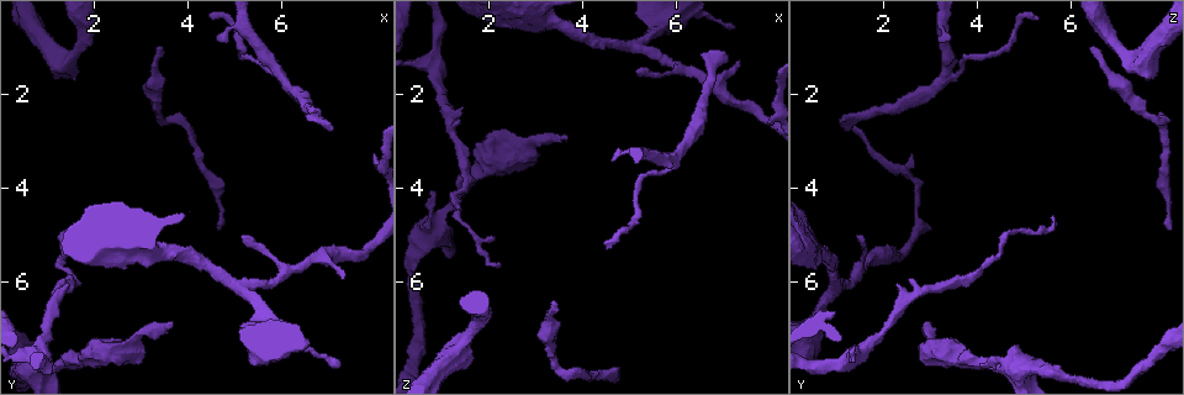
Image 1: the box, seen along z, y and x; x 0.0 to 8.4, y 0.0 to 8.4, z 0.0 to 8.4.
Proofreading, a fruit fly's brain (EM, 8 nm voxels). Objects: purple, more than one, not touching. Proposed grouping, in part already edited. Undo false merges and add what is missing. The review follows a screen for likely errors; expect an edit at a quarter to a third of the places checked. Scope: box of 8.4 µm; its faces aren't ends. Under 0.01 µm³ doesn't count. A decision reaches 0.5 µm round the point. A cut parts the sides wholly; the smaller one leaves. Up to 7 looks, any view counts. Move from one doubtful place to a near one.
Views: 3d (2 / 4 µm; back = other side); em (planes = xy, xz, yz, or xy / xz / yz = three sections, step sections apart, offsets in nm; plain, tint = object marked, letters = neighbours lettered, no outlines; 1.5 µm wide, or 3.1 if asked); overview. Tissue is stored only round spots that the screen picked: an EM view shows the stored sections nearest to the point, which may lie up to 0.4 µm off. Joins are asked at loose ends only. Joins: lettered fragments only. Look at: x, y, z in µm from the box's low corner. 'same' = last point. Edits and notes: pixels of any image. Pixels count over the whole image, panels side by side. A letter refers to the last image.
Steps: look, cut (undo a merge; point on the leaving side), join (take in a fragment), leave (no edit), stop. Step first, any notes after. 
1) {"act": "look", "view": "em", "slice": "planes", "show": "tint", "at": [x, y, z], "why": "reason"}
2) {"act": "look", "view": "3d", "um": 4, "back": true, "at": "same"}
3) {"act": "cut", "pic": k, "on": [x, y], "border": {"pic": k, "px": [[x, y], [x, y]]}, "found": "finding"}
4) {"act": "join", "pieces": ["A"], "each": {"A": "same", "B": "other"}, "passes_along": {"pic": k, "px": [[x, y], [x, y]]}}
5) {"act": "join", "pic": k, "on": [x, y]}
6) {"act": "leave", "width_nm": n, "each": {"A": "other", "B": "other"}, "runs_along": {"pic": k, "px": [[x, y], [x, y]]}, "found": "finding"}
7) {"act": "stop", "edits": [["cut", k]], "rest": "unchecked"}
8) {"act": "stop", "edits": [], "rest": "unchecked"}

{"act": "look", "view": "3d", "um": 2, "at": [3.40, 1.05, 6.35], "why": "thin end"}

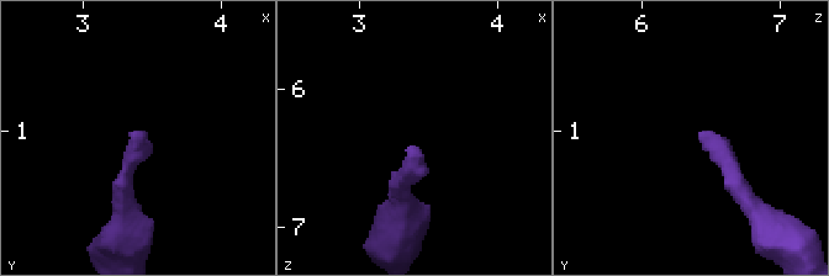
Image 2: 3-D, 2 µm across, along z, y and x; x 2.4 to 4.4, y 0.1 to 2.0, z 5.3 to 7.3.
{"act": "look", "view": "em", "slice": "yz", "step": 8, "show": "tint", "at": [3.42, 1.04, 6.42], "why": "shape alone is not enough"}

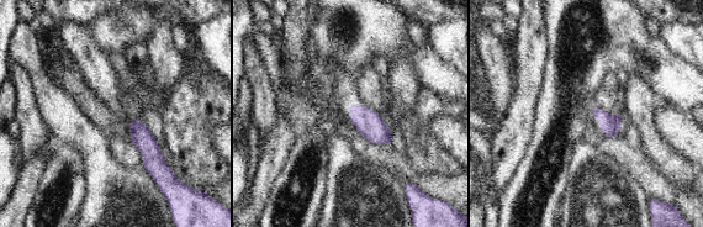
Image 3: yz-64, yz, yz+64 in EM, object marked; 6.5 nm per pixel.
{"act": "look", "view": "em", "slice": "planes", "show": "letters", "at": "same", "why": "another direction"}

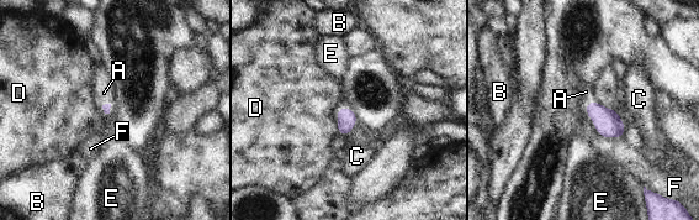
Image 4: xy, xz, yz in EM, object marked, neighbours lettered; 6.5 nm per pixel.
{"act": "join", "pic": 4, "on": [586, 92], "each": {"A": "same", "B": "other", "C": "other", "D": "other", "E": "other", "F": "other"}, "passes_along": {"pic": 4, "px": [[608, 122], [592, 101], [586, 92]]}, "found": "the cell continues"}

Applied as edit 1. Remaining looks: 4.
{"act": "look", "view": "3d", "um": 4, "at": [5.90, 1.55, 3.45], "why": "side arm on a straight run"}

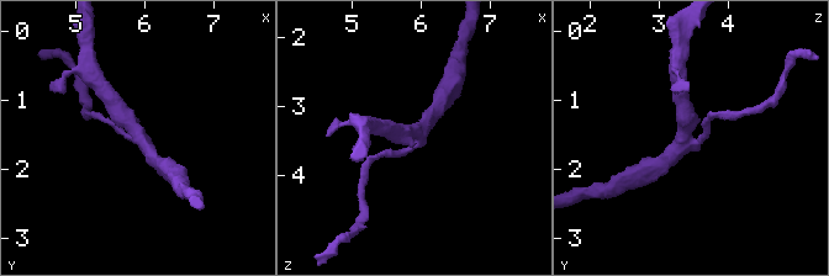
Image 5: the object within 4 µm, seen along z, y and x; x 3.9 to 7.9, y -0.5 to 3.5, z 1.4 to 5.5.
{"act": "look", "view": "em", "slice": "planes", "show": "plain", "at": [5.95, 1.55, 3.40]}

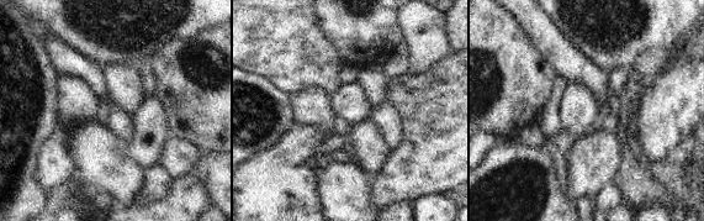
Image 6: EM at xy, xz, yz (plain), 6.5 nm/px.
{"act": "look", "view": "em", "slice": "planes", "show": "letters", "at": "same", "why": "what lies round it"}

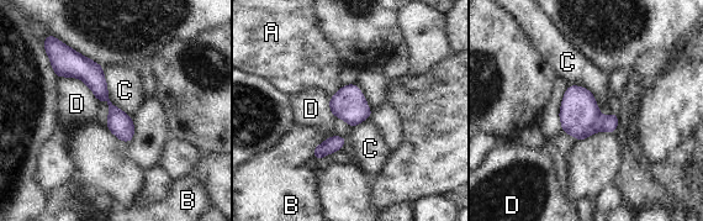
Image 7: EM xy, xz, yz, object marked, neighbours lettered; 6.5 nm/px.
{"act": "leave", "width_nm": 160, "each": {"A": "other", "B": "other", "C": "other", "D": "other"}, "border": {"pic": 7, "px": [[101, 67], [107, 98], [131, 117]]}, "found": "one cell here"}

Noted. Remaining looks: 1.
{"act": "stop", "edits": [["join", 4]], "rest": "unchecked"}

